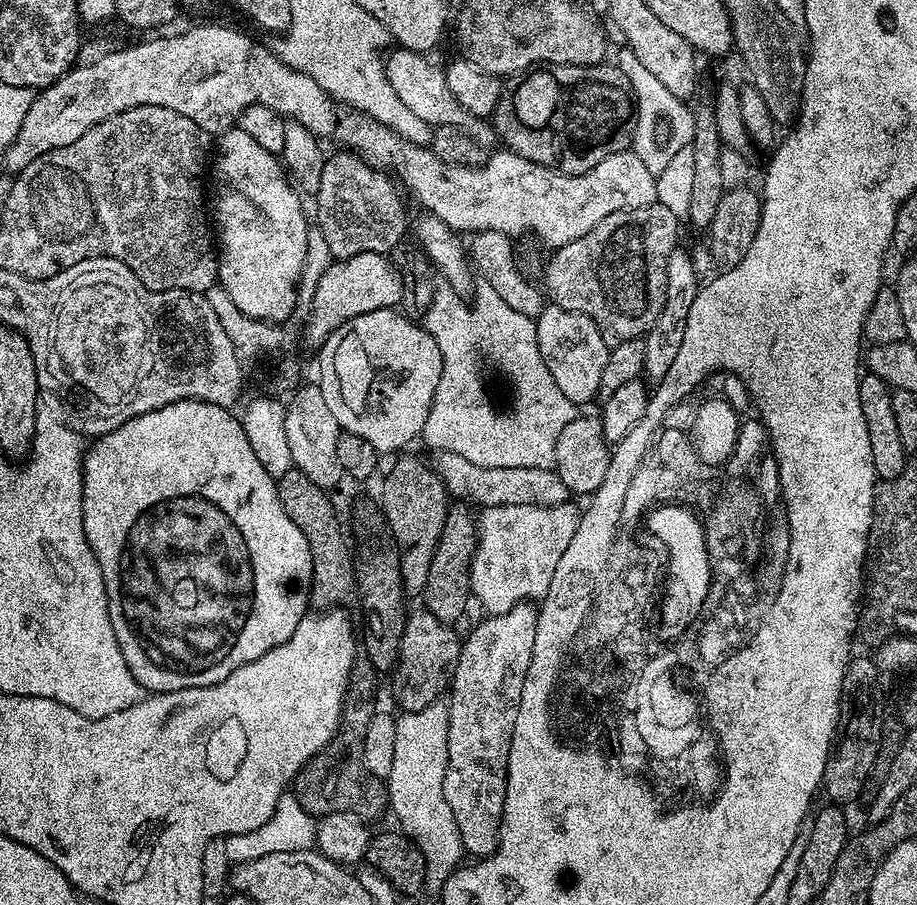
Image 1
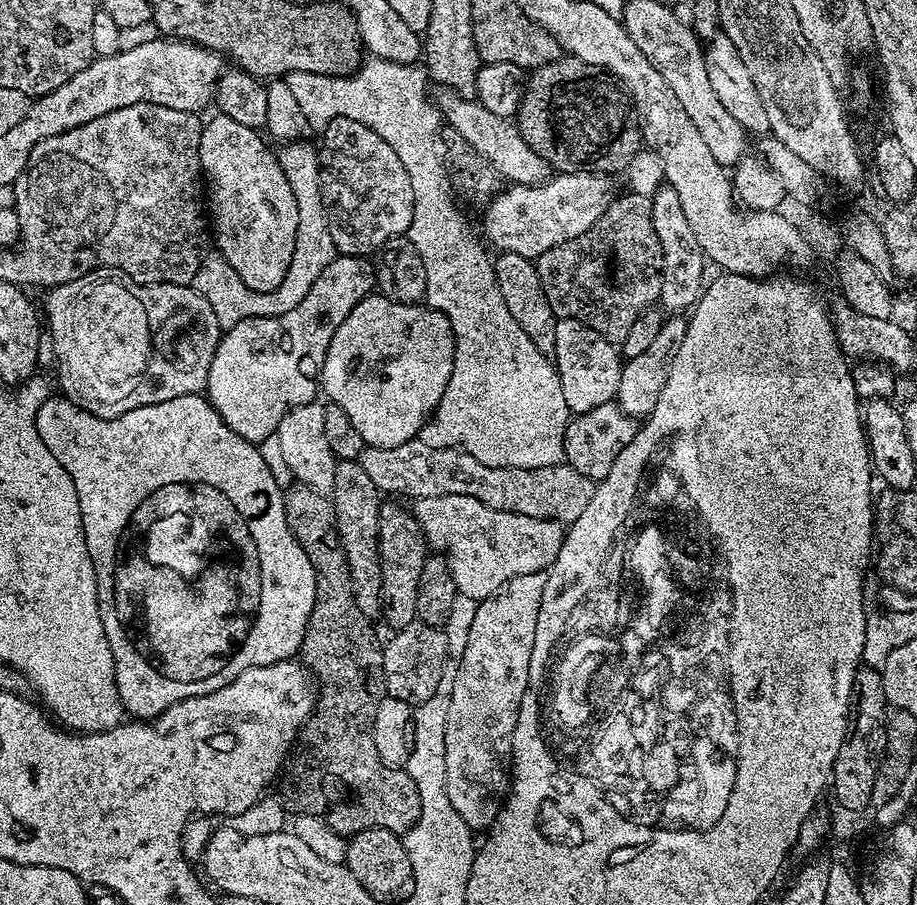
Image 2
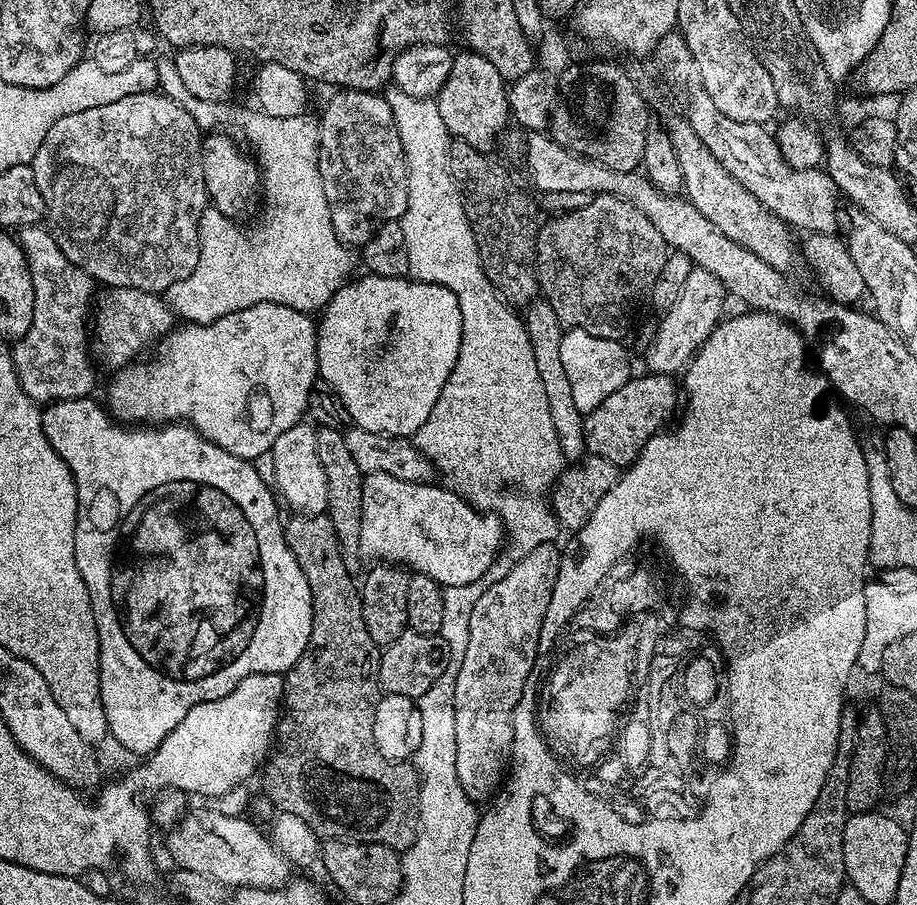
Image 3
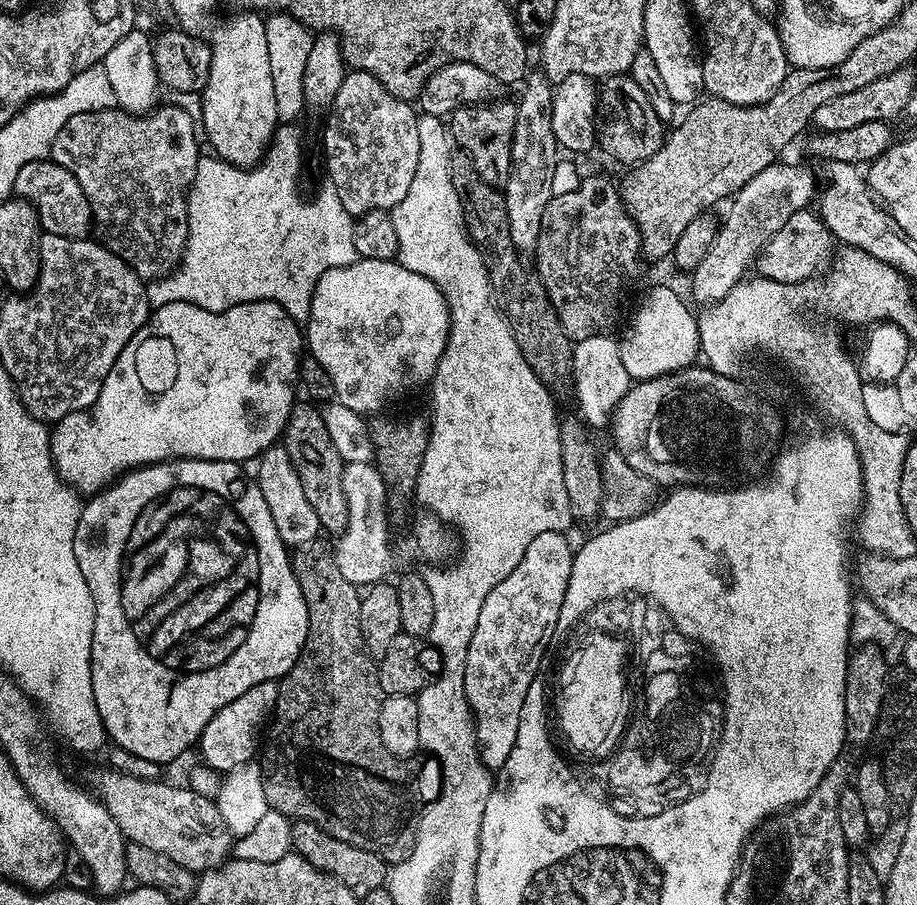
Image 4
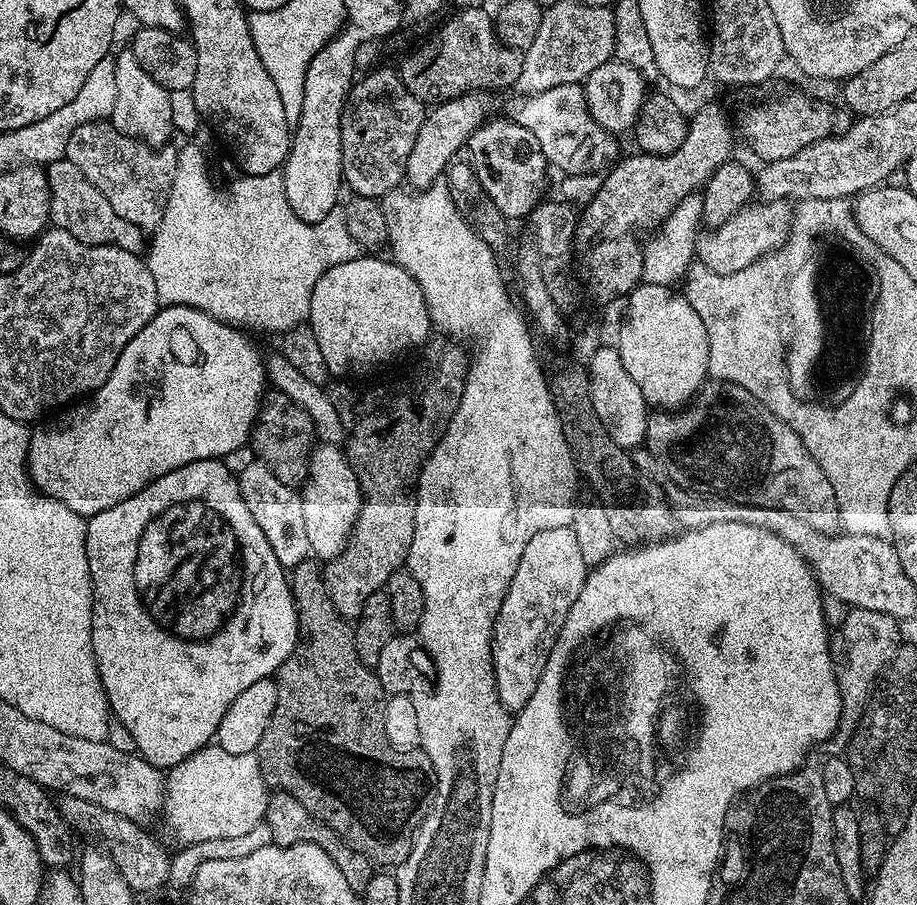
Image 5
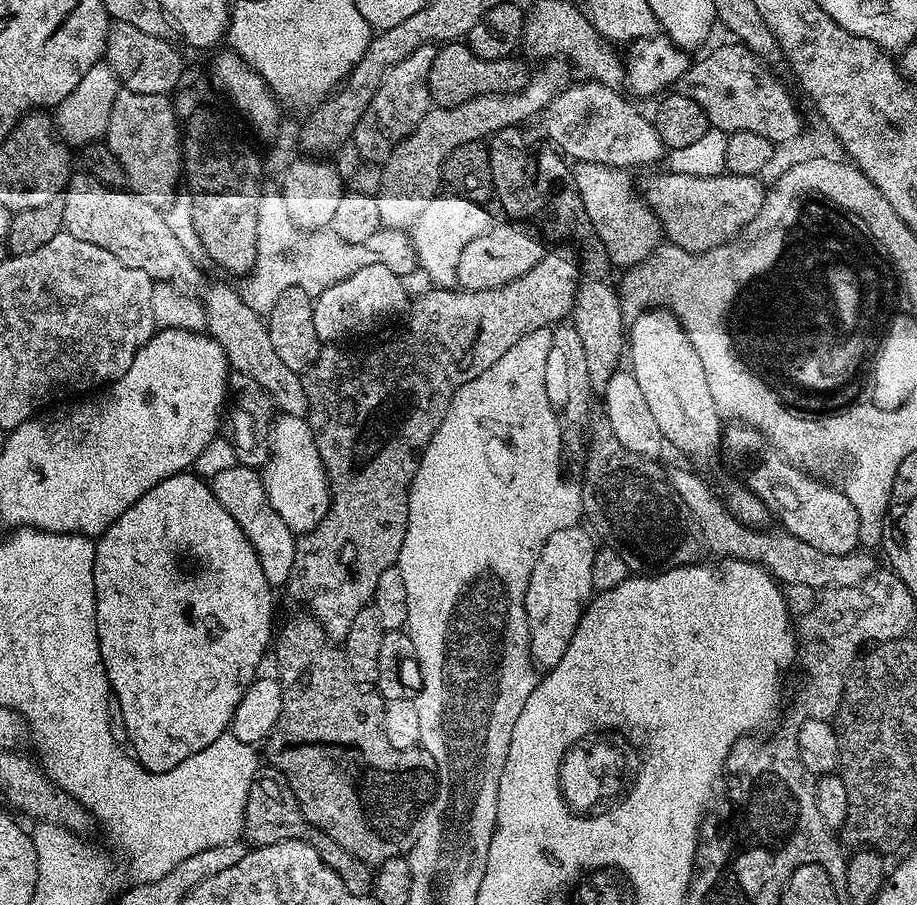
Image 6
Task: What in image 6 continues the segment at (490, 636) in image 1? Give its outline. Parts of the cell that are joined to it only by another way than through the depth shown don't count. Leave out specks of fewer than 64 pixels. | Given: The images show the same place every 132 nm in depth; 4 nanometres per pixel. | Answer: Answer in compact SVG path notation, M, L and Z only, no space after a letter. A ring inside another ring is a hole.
M582 527L558 530L558 534L550 536L540 551L526 590L524 605L530 630L530 650L533 661L544 670L562 662L562 654L566 654L566 646L570 646L570 638L574 638L574 630L594 595L592 575L598 544L593 533Z

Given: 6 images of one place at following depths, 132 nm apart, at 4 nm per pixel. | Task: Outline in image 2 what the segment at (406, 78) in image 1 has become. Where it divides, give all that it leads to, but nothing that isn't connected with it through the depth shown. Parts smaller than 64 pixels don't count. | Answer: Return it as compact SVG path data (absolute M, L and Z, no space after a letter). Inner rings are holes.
M447 90L437 93L434 103L440 110L443 123L458 130L458 134L462 134L462 138L466 138L466 142L470 142L470 146L474 146L474 150L478 150L478 154L482 154L482 158L486 158L486 162L490 162L490 166L494 166L494 170L499 172L509 185L543 184L549 179L548 164L538 158L538 154L530 150L530 146L526 146L526 138L522 138L522 134L509 117L486 110L486 106L482 106L475 98L459 96L457 92Z

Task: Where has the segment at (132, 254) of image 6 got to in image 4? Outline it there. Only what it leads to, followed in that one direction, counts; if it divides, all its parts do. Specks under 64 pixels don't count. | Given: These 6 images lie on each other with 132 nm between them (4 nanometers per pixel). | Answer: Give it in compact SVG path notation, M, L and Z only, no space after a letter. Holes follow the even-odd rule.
M51 158L26 162L26 166L18 170L18 178L14 178L12 191L19 199L34 206L44 232L84 238L91 233L88 231L93 231L92 208L84 197L82 186L76 176L70 174L70 170L66 170Z

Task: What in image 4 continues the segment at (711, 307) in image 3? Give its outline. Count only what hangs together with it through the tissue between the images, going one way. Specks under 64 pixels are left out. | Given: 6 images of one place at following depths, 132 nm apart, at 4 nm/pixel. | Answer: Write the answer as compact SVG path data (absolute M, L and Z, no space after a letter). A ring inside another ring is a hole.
M784 163L771 164L766 170L754 174L754 178L750 178L750 182L746 182L746 186L731 197L727 205L728 213L724 220L722 216L716 229L714 246L710 246L710 250L706 250L706 258L691 269L693 301L696 299L703 306L711 306L726 298L726 294L730 294L730 290L734 290L734 286L749 275L766 242L782 230L790 214L805 211L811 205L808 203L817 199L818 184L816 188L815 178L804 168Z

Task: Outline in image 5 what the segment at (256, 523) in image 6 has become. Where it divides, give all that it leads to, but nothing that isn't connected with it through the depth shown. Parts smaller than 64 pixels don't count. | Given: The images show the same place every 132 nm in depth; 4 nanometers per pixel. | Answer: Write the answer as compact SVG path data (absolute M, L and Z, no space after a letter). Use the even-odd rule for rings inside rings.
M263 462L254 463L238 475L242 502L254 514L254 522L266 534L266 542L270 542L270 550L278 558L278 562L286 570L294 569L298 562L309 559L310 538L306 538L306 521L302 514L300 492L296 488L278 482L276 473Z

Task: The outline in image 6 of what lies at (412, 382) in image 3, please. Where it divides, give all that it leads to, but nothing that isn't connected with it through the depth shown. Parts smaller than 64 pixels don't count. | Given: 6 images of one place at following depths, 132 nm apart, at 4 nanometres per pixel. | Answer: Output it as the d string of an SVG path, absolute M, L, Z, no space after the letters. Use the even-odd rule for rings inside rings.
M365 266L350 274L350 278L342 278L342 282L334 282L322 293L315 297L312 309L314 310L314 330L321 342L340 342L344 332L356 332L359 328L368 328L375 320L384 320L395 312L403 313L409 307L410 295L404 289L405 281L394 270L386 270L386 266Z

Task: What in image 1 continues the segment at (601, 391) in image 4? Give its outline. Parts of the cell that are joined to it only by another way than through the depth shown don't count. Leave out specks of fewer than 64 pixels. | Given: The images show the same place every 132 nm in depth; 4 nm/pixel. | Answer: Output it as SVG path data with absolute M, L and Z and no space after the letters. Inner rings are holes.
M549 303L535 317L538 350L542 350L542 362L546 362L554 382L558 382L558 390L570 398L577 406L588 404L600 396L602 370L606 370L606 362L610 345L602 338L598 326L586 318L586 314L578 314L574 310L562 310L557 304Z

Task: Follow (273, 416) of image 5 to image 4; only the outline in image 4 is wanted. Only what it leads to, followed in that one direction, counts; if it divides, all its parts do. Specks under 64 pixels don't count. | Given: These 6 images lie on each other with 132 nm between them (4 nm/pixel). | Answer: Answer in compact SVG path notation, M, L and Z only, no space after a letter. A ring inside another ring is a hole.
M297 402L292 405L288 425L284 428L282 446L296 466L298 478L302 482L302 491L306 493L310 506L314 506L314 514L318 514L321 529L325 533L329 532L329 537L338 538L348 525L346 494L342 490L345 463L334 447L330 430L326 430L326 422L322 422L320 408L315 403L307 403Z

